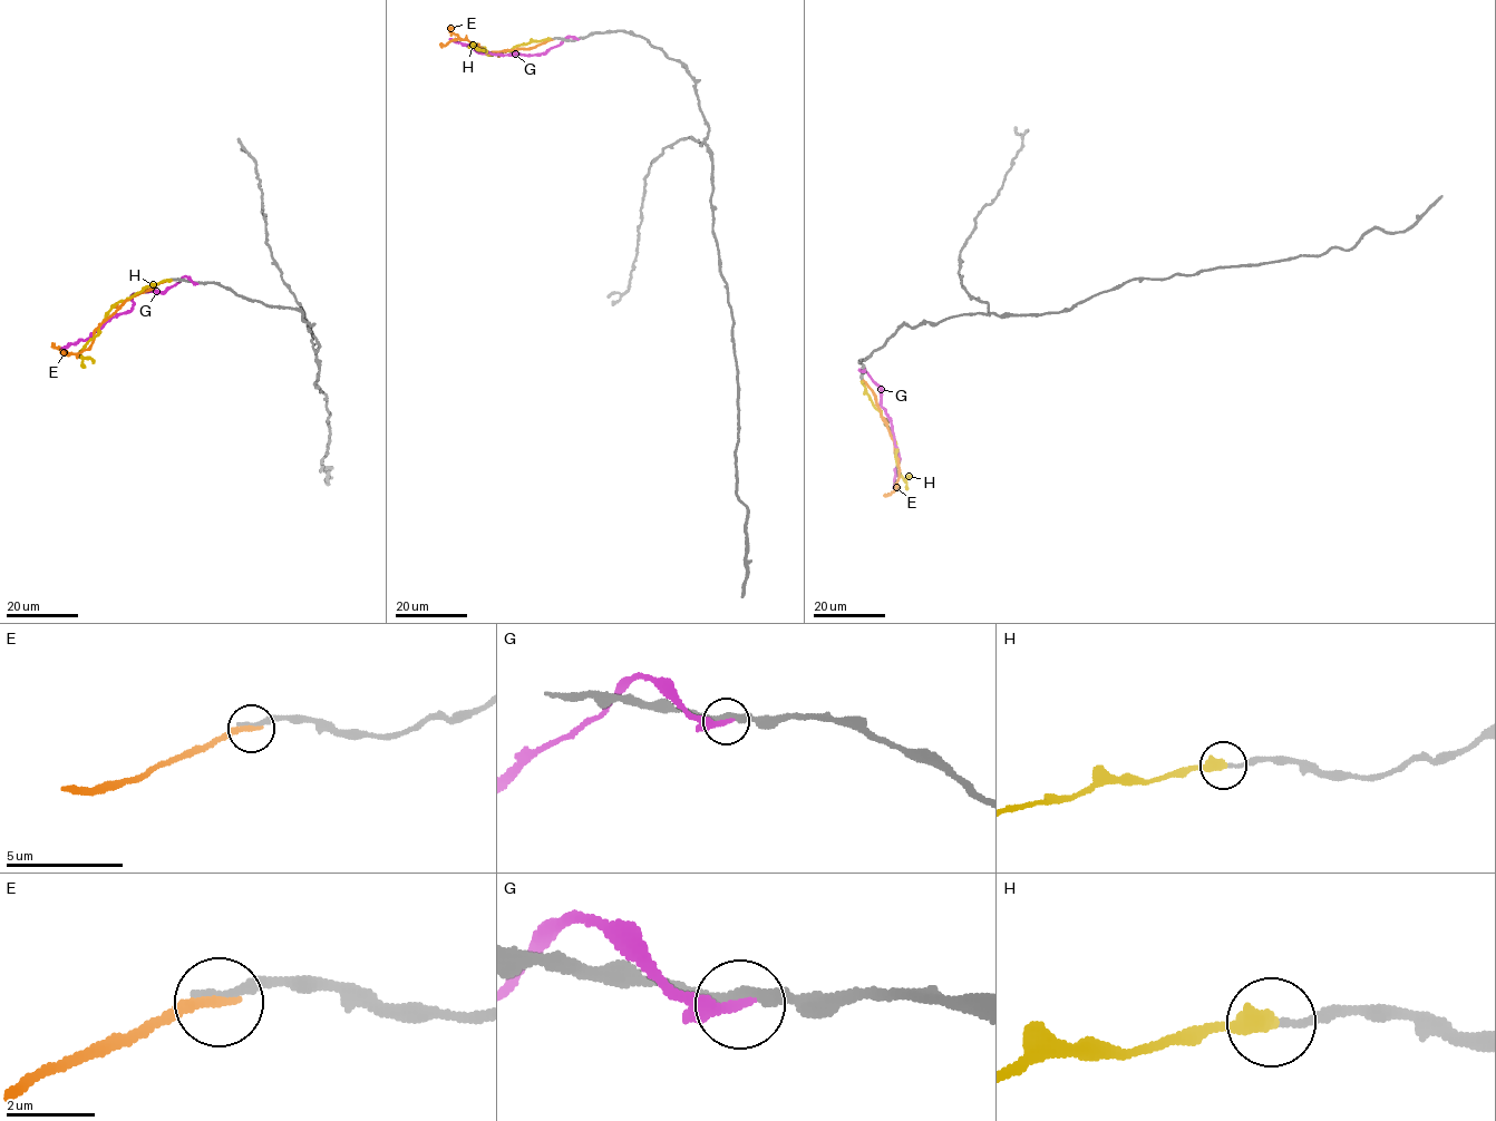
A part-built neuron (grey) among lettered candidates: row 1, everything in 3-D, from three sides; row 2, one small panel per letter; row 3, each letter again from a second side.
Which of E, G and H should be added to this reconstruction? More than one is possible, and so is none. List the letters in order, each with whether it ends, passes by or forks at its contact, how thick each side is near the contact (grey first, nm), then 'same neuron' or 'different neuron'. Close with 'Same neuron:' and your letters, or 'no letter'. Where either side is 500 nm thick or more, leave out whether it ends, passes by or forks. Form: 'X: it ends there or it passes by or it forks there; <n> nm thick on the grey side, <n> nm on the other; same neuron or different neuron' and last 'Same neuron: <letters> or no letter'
E: it ends there; 260 nm thick on the grey side, 280 nm on the other; different neuron
G: it passes by; 220 nm thick on the grey side, 190 nm on the other; different neuron
H: it ends there; 190 nm thick on the grey side, 480 nm on the other; different neuron
Same neuron: no letter

